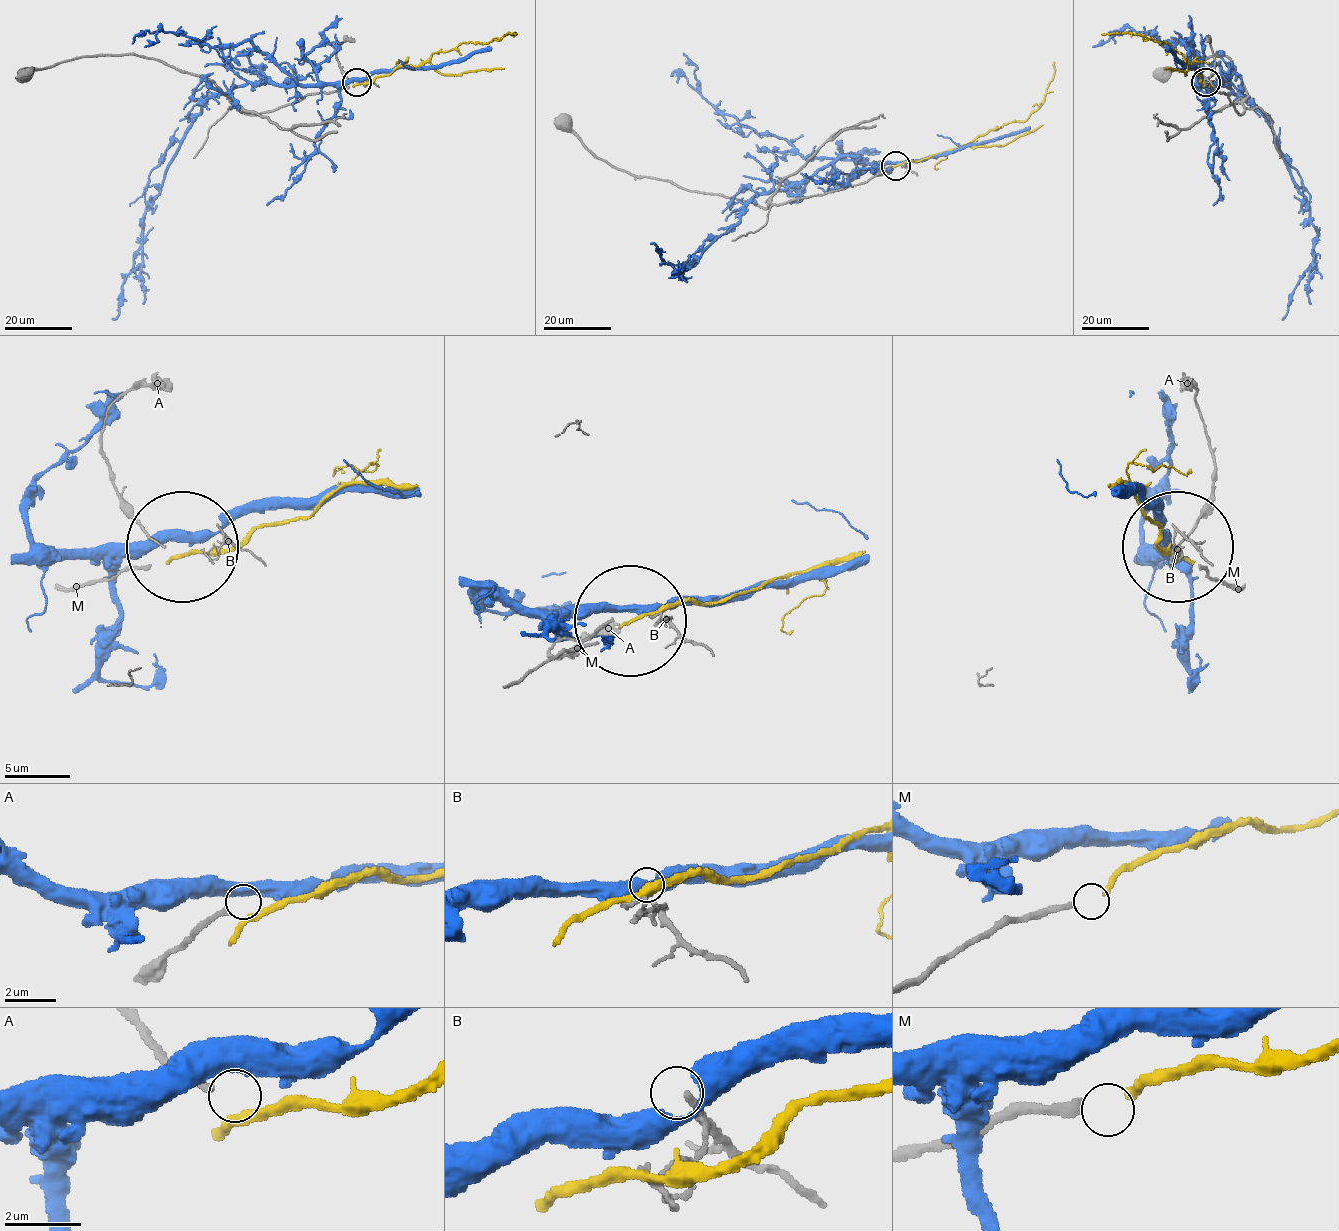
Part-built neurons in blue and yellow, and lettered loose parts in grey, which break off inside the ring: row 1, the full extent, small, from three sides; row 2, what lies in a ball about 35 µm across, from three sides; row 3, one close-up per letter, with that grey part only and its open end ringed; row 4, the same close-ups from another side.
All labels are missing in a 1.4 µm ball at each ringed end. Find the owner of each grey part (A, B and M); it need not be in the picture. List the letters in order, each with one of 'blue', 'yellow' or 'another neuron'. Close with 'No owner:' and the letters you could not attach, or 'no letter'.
A: another neuron
B: another neuron
M: yellow
No owner: A, B

